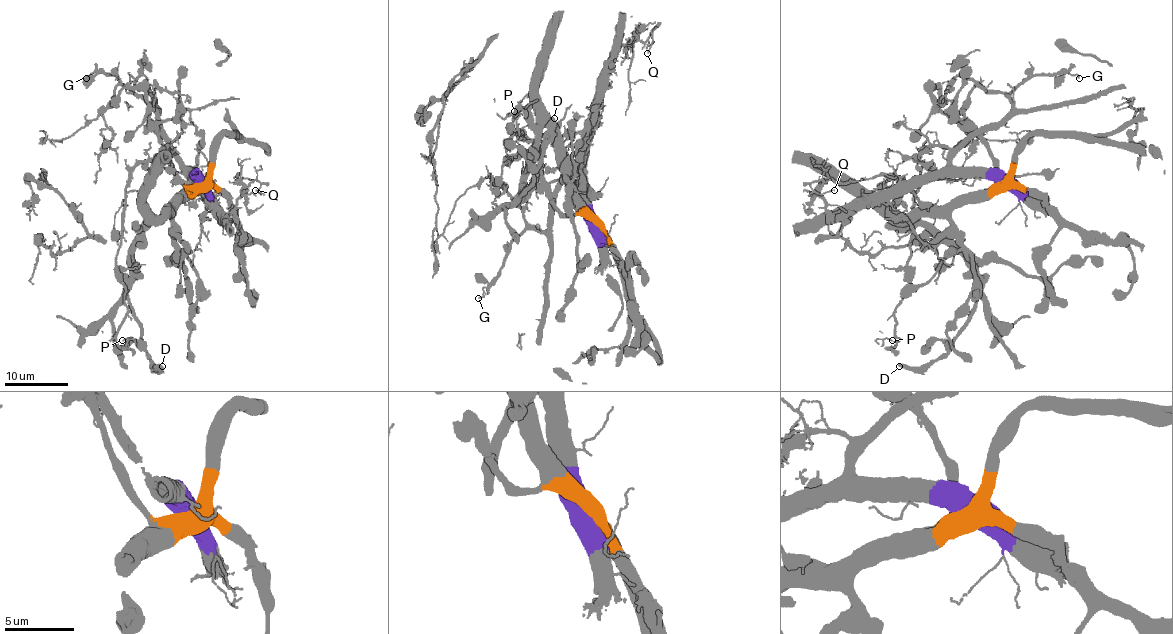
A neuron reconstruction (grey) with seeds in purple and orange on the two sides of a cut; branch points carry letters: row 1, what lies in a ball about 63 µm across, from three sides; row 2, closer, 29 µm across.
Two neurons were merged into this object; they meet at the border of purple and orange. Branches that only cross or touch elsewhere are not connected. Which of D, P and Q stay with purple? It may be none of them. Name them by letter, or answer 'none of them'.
P, Q

